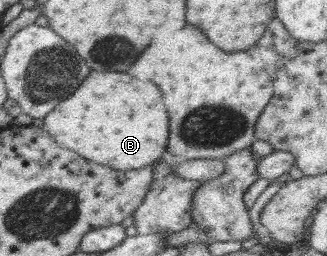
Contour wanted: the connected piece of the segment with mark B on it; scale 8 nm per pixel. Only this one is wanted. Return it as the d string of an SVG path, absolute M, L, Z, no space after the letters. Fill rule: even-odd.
M89 72L75 94L43 120L43 127L59 146L114 169L145 168L167 150L169 116L159 86L149 80L141 82L127 72Z

